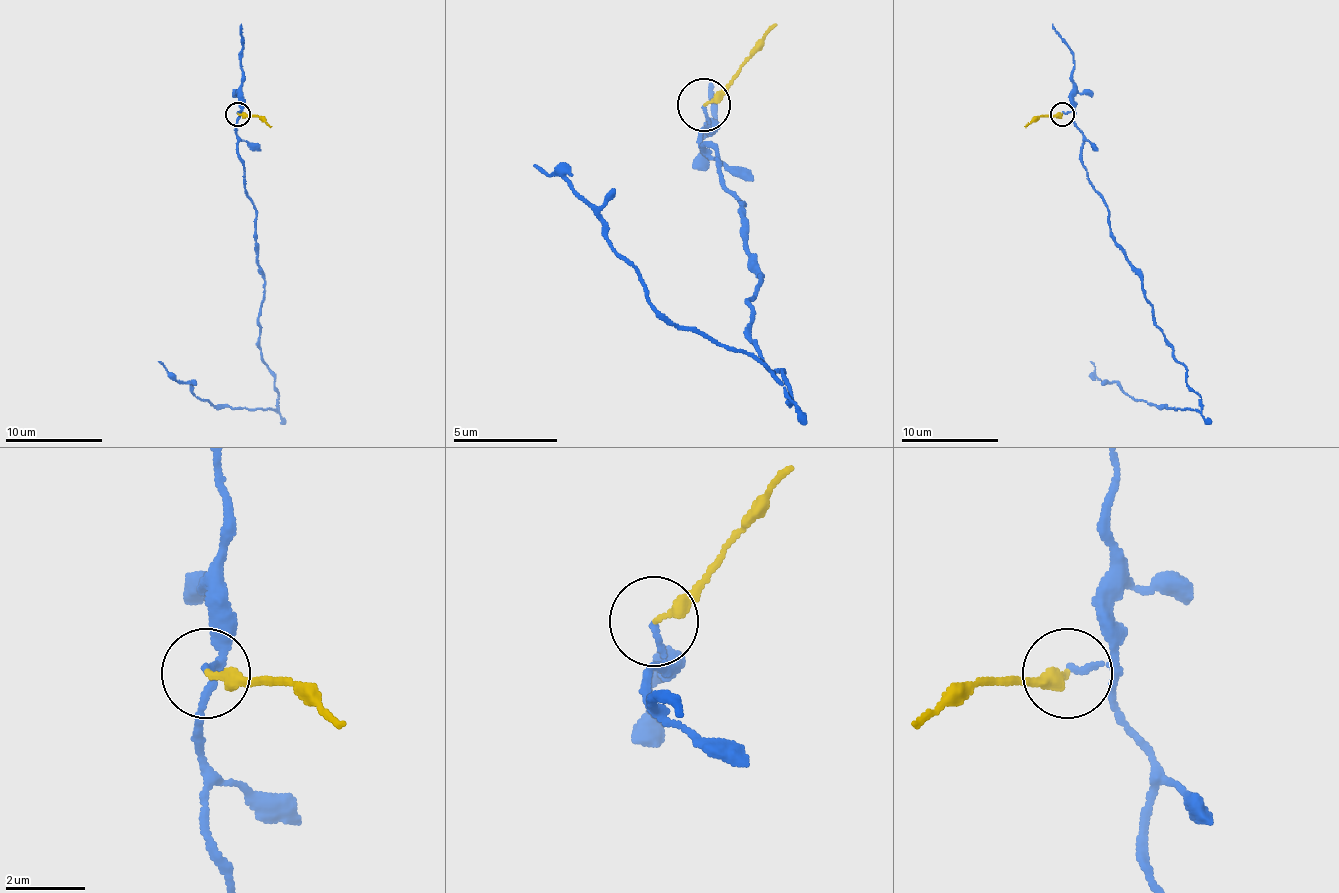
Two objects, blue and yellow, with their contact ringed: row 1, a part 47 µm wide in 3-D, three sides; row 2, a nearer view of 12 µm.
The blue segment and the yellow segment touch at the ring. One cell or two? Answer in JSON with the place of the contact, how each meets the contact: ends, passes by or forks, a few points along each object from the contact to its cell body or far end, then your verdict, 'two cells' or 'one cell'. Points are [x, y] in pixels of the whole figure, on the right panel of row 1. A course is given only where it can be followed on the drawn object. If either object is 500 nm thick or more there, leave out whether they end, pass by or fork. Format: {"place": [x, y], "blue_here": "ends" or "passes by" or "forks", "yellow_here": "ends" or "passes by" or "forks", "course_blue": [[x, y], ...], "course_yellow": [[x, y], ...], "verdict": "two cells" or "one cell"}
{"place": [1062, 114], "blue_here": "ends", "yellow_here": "ends", "course_blue": [[1061, 113], [1071, 111], [1083, 135], [1086, 179], [1200, 403], [1135, 401], [1091, 362]], "course_yellow": [[1061, 113], [1037, 116], [1025, 128]], "verdict": "two cells"}

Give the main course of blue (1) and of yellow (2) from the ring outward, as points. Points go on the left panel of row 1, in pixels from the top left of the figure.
1: (237, 113), (264, 277), (261, 359), (278, 403), (200, 401), (159, 362)
2: (237, 113), (259, 116), (271, 128)

